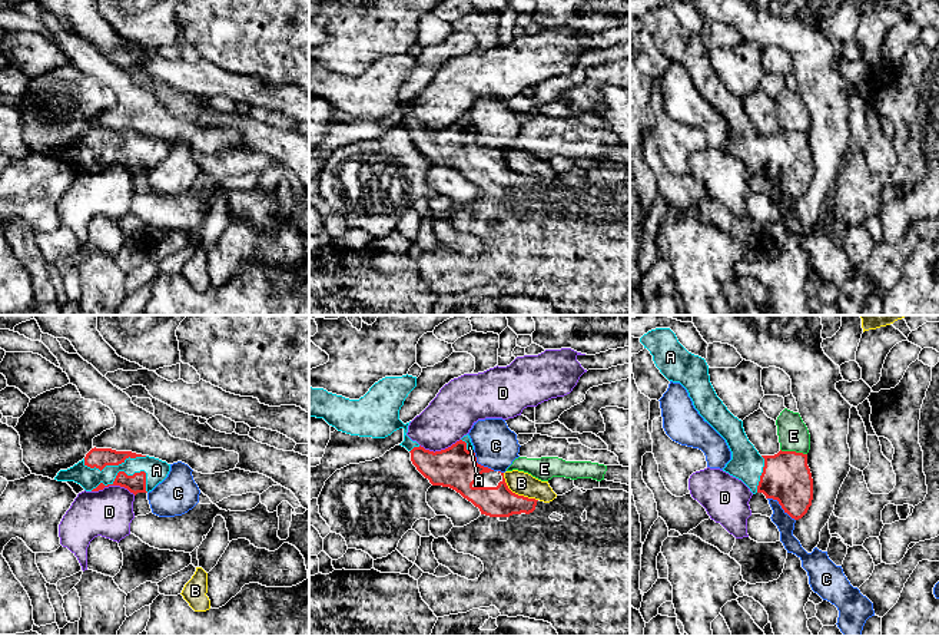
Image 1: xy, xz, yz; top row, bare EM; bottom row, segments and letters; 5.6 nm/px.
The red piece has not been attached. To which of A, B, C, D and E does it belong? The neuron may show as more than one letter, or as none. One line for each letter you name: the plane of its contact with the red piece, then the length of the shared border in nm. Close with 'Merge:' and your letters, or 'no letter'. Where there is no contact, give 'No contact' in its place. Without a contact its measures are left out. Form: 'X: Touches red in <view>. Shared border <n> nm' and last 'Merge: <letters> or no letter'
A: Touches red in xy. Shared border 340 nm
Merge: A

